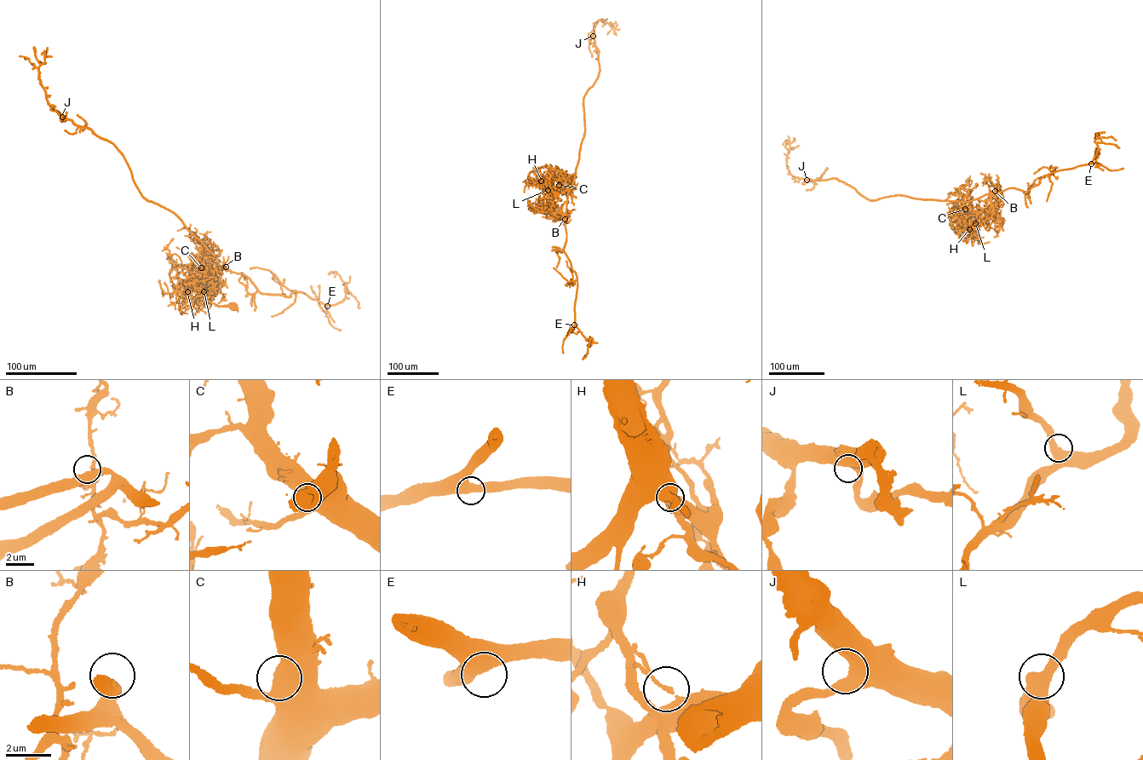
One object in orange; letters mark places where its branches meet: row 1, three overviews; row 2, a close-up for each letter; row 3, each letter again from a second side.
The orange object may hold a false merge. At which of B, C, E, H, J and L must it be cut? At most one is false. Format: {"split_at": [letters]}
{"split_at": ["H"]}

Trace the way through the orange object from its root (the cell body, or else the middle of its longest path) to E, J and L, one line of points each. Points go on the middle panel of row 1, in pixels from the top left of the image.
E: (556, 193), (548, 182), (547, 192), (562, 212), (564, 251), (577, 278), (574, 325)
J: (556, 193), (548, 182), (547, 192), (564, 219), (584, 130), (583, 98), (600, 70), (593, 36)
L: (556, 193), (552, 191), (548, 182), (548, 190)

